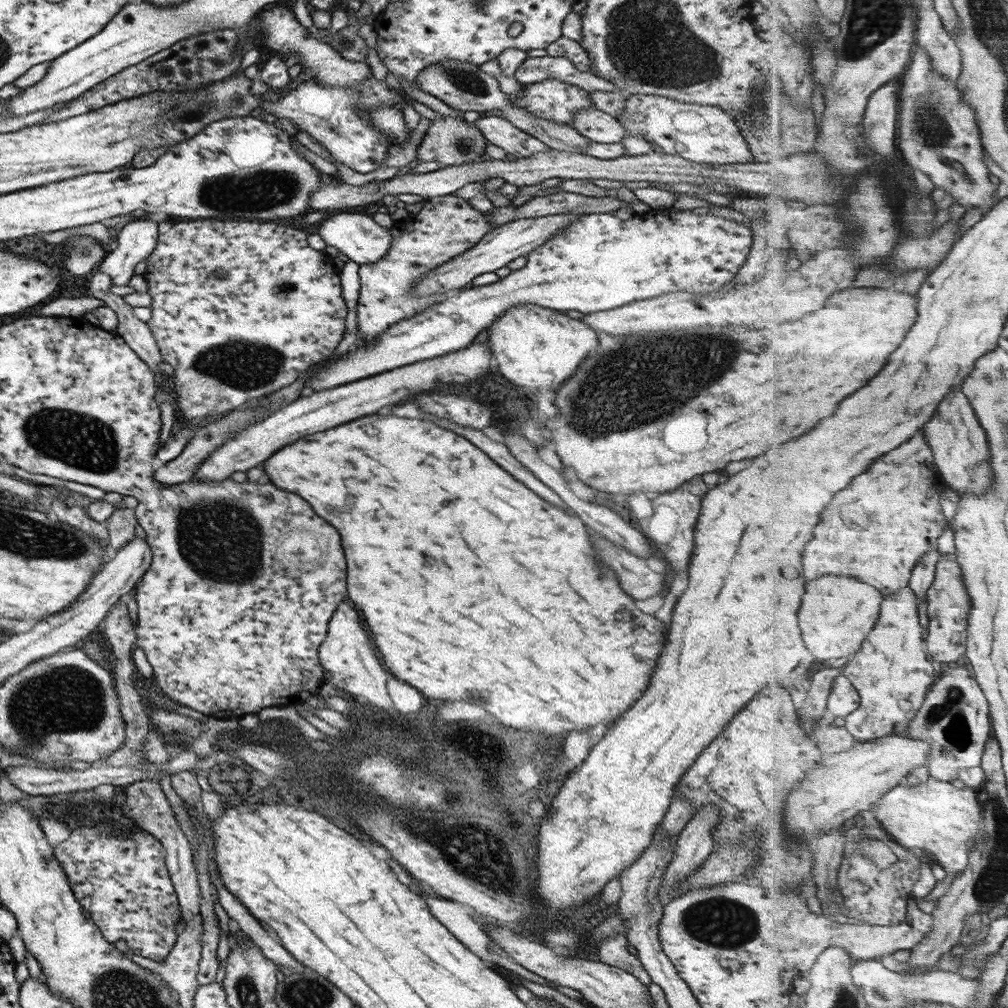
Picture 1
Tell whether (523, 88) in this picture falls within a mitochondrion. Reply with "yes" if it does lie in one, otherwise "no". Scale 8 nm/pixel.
no

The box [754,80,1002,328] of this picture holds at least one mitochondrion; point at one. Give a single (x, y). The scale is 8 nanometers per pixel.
(927, 119)

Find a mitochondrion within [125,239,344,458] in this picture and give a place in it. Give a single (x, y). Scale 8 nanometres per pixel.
(245, 364)

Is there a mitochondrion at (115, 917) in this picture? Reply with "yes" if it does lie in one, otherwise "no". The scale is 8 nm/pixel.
no

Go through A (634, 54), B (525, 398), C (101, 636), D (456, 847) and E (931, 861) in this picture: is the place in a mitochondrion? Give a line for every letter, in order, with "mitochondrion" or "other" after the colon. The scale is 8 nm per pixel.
A: mitochondrion
B: other
C: other
D: mitochondrion
E: other

